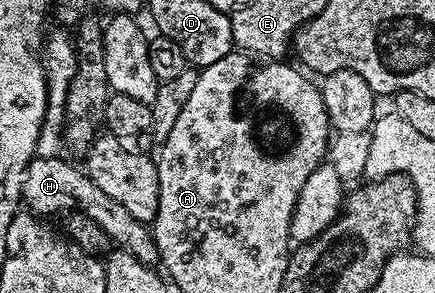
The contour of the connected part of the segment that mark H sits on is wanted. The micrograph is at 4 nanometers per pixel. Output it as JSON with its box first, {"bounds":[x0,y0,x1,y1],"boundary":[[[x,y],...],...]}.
{"bounds":[22,156,159,266],"boundary":[[[36,156],[30,161],[25,171],[22,200],[26,210],[34,216],[48,217],[53,213],[68,212],[71,206],[79,207],[82,214],[91,218],[97,226],[102,227],[109,239],[118,247],[127,250],[144,265],[154,266],[159,260],[158,247],[154,242],[150,228],[139,222],[124,205],[111,199],[97,187],[84,170],[79,170],[63,159]]]}

